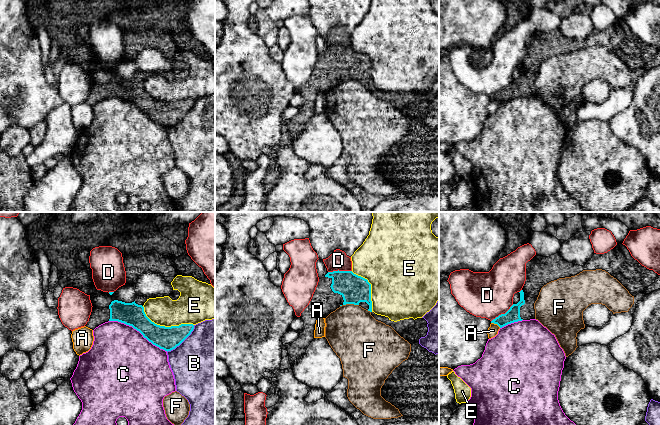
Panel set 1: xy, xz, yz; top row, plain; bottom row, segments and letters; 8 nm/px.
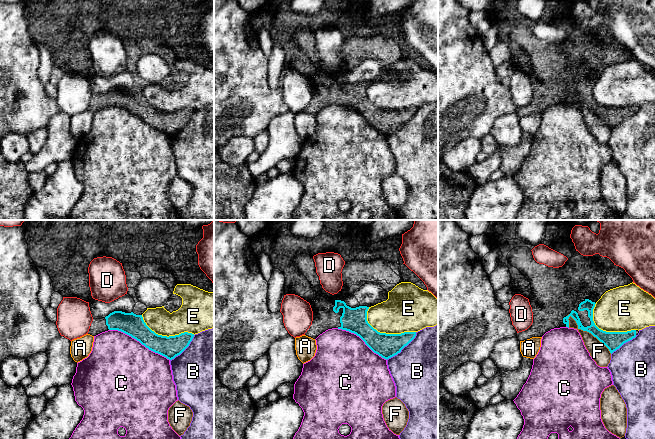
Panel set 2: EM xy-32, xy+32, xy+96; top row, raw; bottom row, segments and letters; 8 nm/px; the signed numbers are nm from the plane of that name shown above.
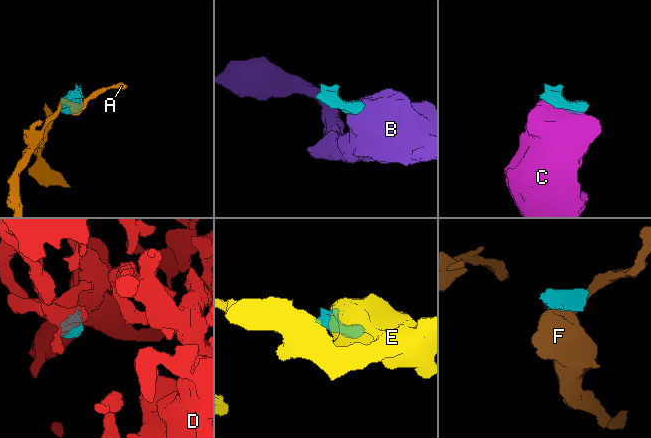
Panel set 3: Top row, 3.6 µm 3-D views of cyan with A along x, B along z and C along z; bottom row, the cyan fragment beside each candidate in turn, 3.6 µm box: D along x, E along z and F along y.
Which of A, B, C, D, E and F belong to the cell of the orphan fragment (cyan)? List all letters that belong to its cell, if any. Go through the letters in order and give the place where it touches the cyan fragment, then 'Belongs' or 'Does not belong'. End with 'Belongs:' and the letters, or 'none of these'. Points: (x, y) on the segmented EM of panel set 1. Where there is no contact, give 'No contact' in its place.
A: Touches cyan at yz (496, 323). Does not belong
B: Touches cyan at xy (182, 341). Does not belong
C: Touches cyan at xy (138, 330). Does not belong
D: Touches cyan at xz (338, 270). Does not belong
E: Touches cyan at xy (164, 326). Does not belong
F: Touches cyan at xz (349, 303). Does not belong
Belongs: none of these

